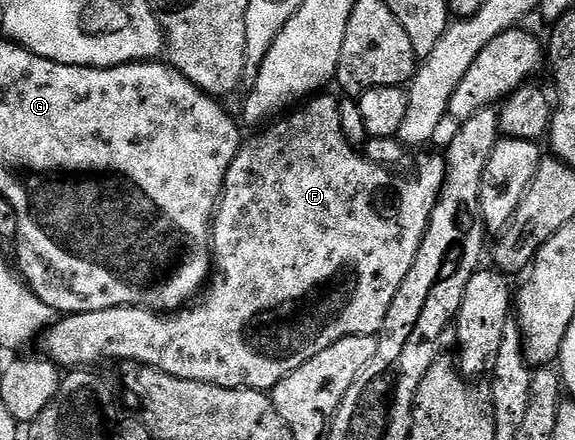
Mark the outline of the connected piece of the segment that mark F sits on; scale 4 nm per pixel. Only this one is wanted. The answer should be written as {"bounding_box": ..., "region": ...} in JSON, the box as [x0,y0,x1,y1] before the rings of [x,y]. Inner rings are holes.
{"bounding_box":[42,93,447,392],"region":[[[319,93],[308,98],[290,113],[264,126],[260,130],[264,131],[260,135],[253,136],[248,143],[246,140],[240,146],[237,157],[233,157],[233,165],[229,165],[229,173],[223,182],[223,193],[219,197],[219,205],[215,208],[215,217],[211,224],[211,249],[217,260],[217,270],[210,284],[211,292],[209,287],[206,294],[198,301],[174,313],[160,313],[151,311],[147,307],[114,307],[76,315],[63,315],[56,318],[43,332],[42,354],[63,369],[87,369],[92,366],[90,363],[99,363],[102,359],[124,359],[124,364],[155,367],[161,373],[181,377],[185,381],[201,381],[225,389],[244,387],[250,391],[270,392],[271,388],[276,387],[285,377],[289,377],[289,373],[301,369],[305,361],[313,361],[317,353],[325,353],[329,345],[354,335],[378,336],[385,325],[385,317],[393,305],[393,297],[397,297],[409,269],[413,269],[417,249],[421,249],[421,241],[431,220],[431,210],[437,205],[445,183],[447,161],[442,154],[423,155],[419,159],[415,179],[410,179],[407,175],[394,175],[391,172],[394,170],[371,162],[366,154],[360,153],[347,142],[345,133],[341,129],[340,100],[327,94]]]}

